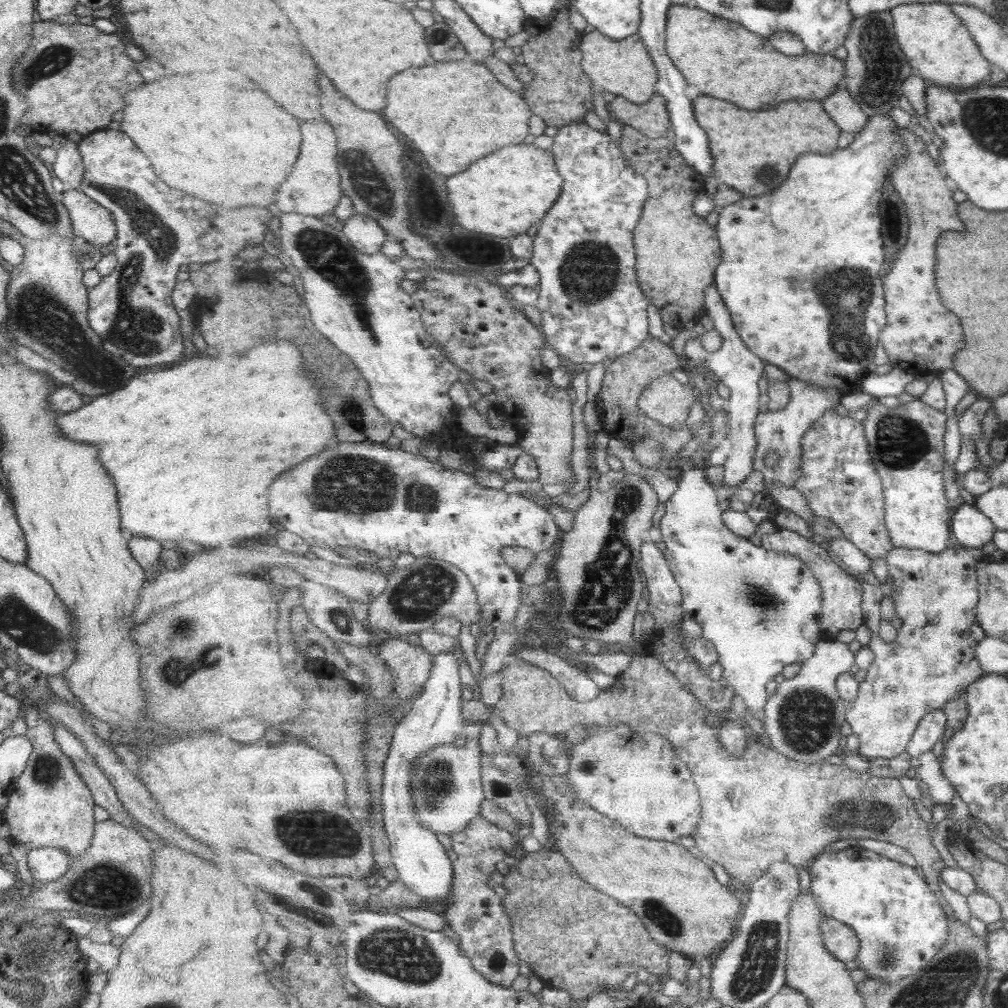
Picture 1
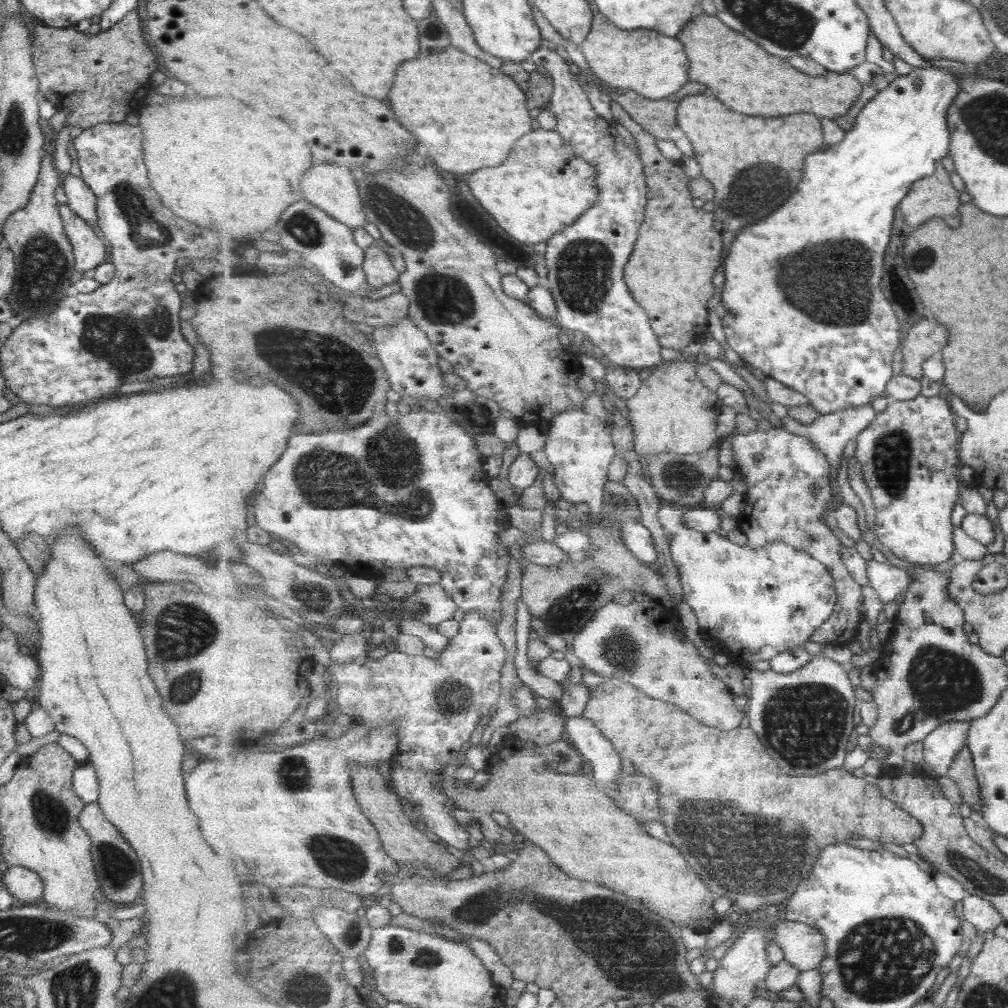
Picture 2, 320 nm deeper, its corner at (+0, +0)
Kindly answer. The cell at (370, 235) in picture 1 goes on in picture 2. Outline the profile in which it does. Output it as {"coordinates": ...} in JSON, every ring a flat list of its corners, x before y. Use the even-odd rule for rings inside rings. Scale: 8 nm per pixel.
{"coordinates":[[375,245,366,249,364,271,370,285,377,289,389,286,396,280,399,281,400,277,400,272,395,268,391,255]]}

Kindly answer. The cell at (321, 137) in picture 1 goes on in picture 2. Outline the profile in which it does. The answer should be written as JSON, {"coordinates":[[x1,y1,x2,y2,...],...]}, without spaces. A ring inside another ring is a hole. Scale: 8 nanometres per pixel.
{"coordinates":[[313,159,312,167,306,172,302,180,304,199,323,209,323,212,327,212,327,215,333,216,335,220,339,220,349,228,355,230,368,223,357,178,358,174,354,174,346,166,331,164,330,162,320,162,320,160]]}

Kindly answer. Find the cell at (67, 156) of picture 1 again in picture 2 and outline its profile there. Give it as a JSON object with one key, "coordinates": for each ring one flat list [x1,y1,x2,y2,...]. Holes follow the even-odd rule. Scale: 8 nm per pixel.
{"coordinates":[[63,174,61,177,62,189,67,197,66,205,73,211,75,216,83,220,87,226,93,229,93,232,99,238,102,238,100,230,97,226,96,198,95,195,87,188,87,185,79,176]]}

